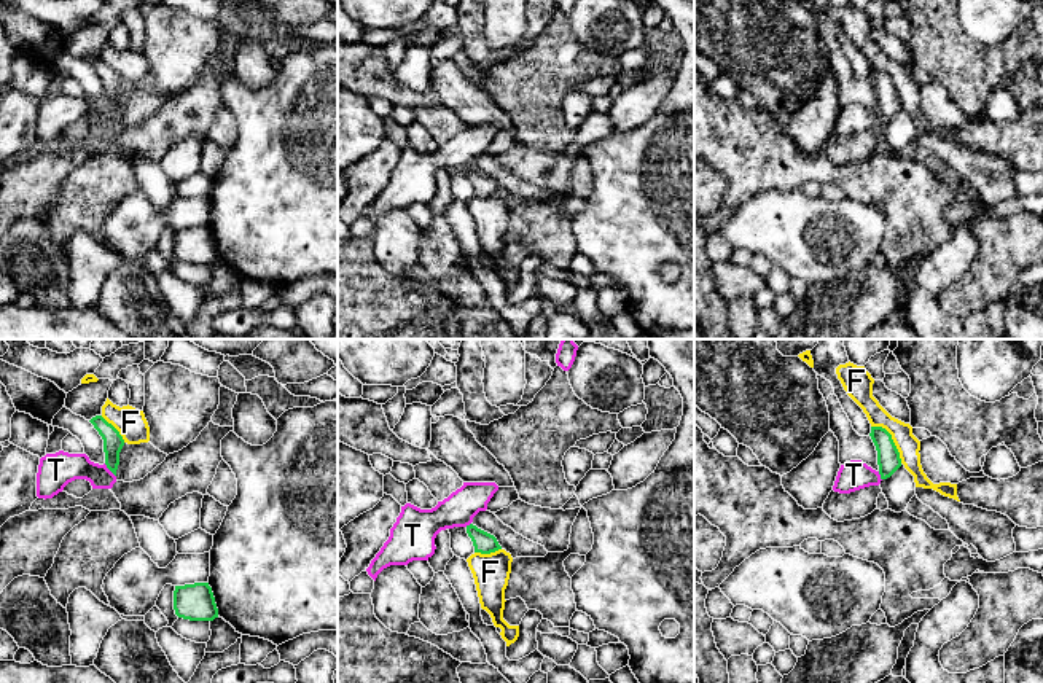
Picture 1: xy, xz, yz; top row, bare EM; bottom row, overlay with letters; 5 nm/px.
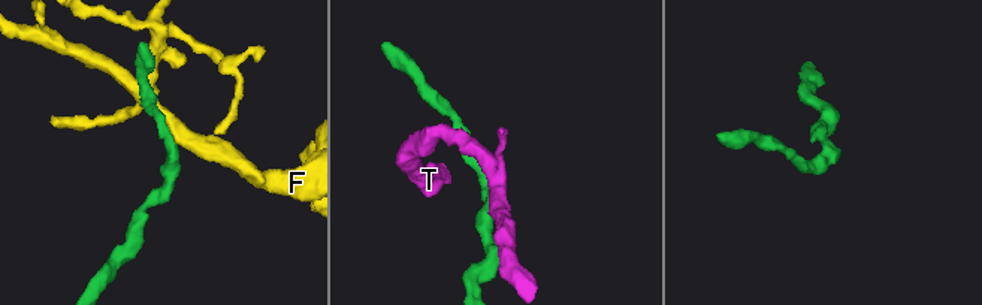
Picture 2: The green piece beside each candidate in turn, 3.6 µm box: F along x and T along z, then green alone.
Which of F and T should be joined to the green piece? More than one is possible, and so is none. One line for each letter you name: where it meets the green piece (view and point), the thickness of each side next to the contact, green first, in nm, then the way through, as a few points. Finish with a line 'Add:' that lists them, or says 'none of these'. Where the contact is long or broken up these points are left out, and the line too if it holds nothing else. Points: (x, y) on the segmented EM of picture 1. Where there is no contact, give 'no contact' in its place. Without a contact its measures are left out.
Add: none of these

